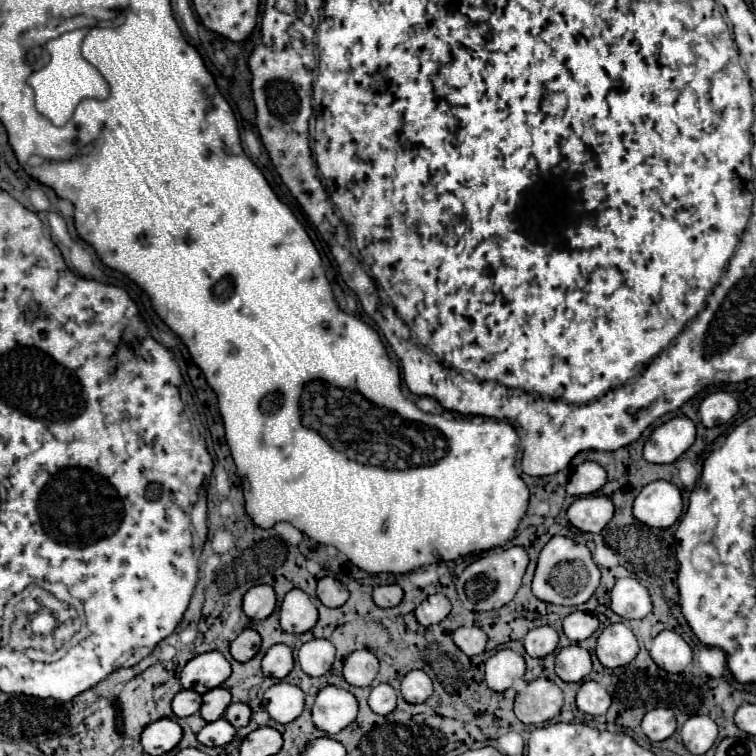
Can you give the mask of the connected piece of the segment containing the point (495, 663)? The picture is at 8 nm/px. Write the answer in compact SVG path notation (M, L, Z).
M504 648L496 652L492 658L488 658L484 668L486 668L486 684L494 692L504 692L514 684L514 680L524 676L526 662L518 652Z

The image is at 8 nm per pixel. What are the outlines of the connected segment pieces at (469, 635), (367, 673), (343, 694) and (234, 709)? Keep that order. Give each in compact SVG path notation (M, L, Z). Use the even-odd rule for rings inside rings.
M458 628L454 632L454 644L468 656L476 656L482 654L486 648L488 636L484 634L484 630L480 628Z
M356 650L344 662L344 678L352 686L370 686L378 674L378 658L370 650Z
M326 686L318 692L312 706L314 726L326 734L336 734L350 726L356 720L358 702L356 698L342 688Z
M230 704L228 710L224 712L224 718L226 718L234 728L242 728L242 726L248 724L250 714L252 714L252 710L250 710L248 704Z

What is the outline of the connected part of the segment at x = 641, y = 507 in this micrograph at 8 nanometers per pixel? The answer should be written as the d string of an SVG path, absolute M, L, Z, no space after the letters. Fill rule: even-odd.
M666 480L650 482L634 500L634 518L652 528L668 528L682 514L680 490Z

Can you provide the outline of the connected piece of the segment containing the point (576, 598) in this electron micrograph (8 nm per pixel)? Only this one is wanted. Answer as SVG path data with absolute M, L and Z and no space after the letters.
M554 536L540 552L536 574L532 580L532 594L542 602L578 606L584 604L600 584L600 570L594 564L590 550L584 544L576 544L570 538Z

